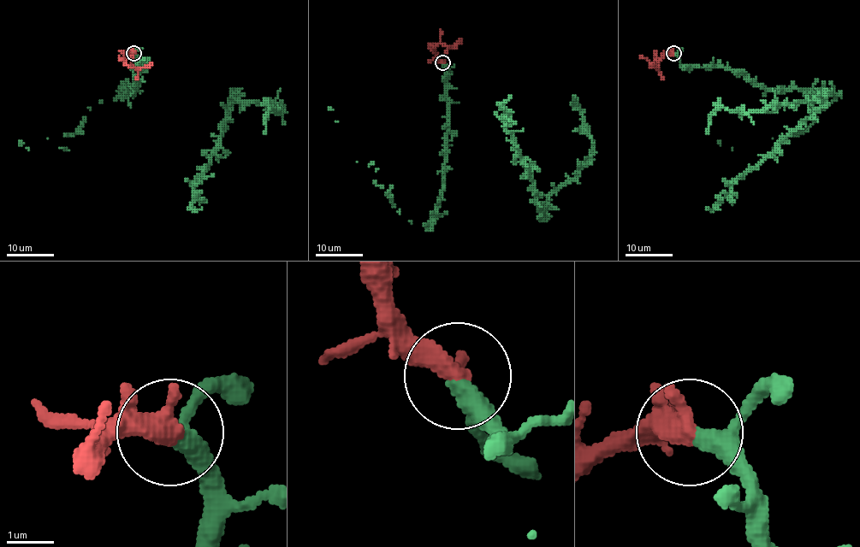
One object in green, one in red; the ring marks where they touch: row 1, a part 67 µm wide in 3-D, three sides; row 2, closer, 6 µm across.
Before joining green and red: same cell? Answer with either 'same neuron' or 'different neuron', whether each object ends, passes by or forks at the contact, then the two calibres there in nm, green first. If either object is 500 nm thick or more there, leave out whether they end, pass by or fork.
same neuron; calibres 320 and 550 nm

